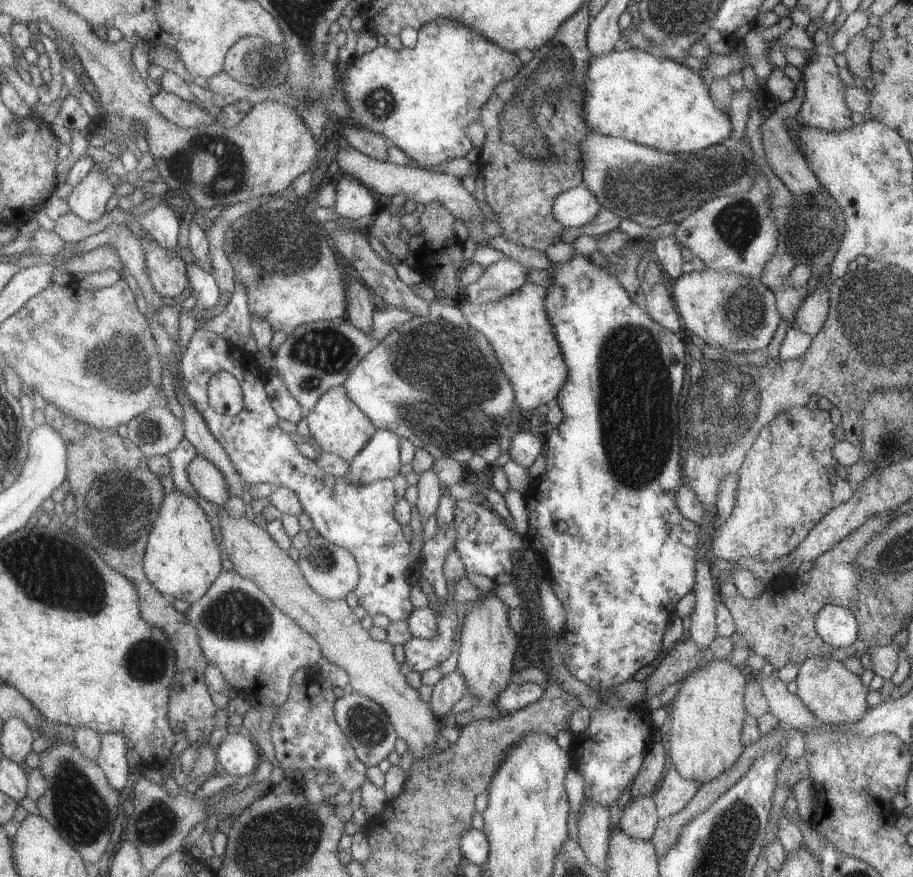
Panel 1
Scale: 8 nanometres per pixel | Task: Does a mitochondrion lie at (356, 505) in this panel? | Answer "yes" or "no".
no

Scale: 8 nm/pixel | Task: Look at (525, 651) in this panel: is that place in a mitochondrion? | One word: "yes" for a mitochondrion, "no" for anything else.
no

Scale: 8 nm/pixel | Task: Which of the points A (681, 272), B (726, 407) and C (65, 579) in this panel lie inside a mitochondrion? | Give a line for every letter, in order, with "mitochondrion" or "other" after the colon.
A: other
B: mitochondrion
C: mitochondrion

